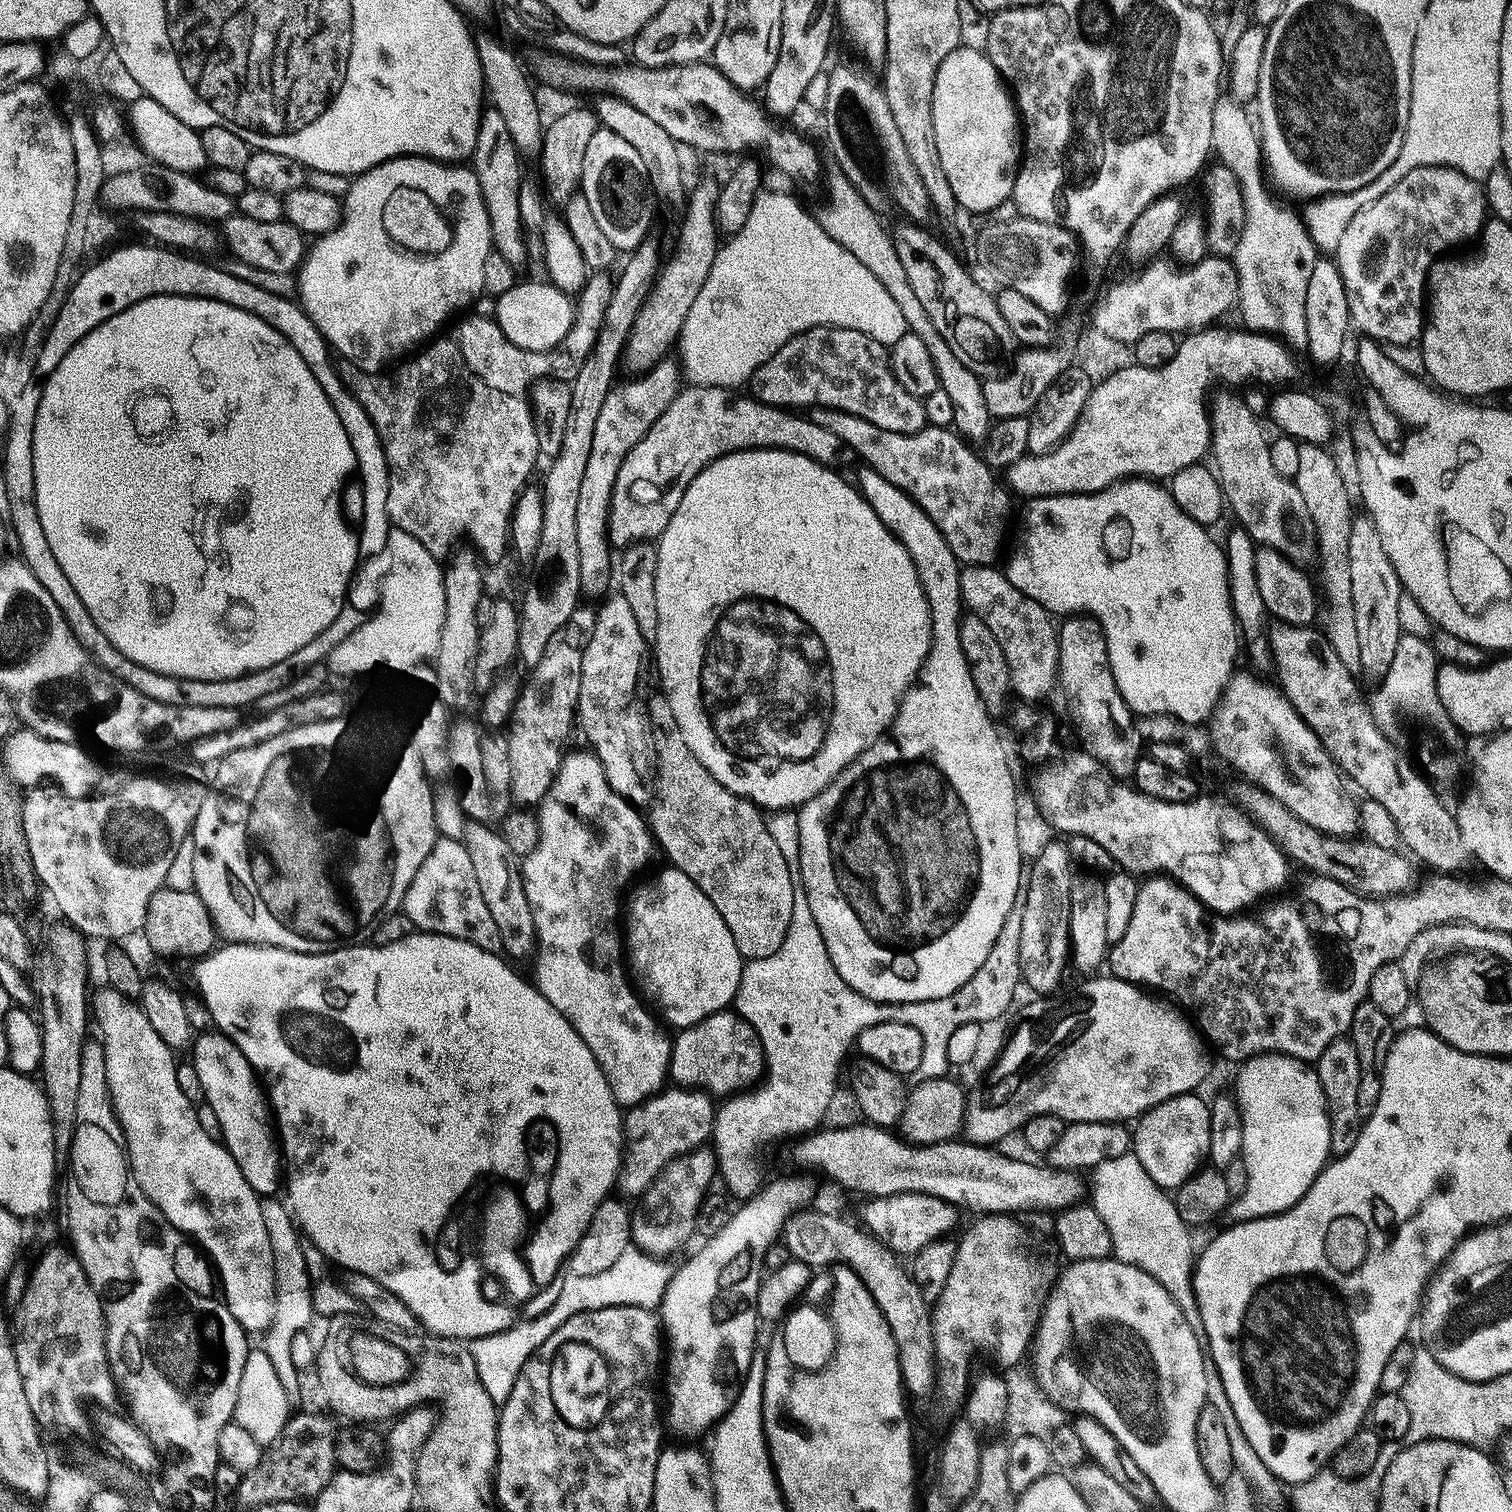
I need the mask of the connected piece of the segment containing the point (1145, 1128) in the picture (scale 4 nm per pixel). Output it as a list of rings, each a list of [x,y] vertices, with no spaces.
[[[1200,1094],[1162,1102],[1141,1116],[1134,1128],[1134,1153],[1160,1189],[1172,1194],[1205,1167],[1210,1154],[1209,1101]]]

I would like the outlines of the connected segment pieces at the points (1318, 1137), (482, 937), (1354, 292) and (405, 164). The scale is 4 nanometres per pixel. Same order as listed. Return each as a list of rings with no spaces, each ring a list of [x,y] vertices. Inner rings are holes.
[[[1256,1056],[1252,1060],[1243,1061],[1240,1077],[1236,1080],[1236,1092],[1234,1099],[1240,1106],[1240,1116],[1244,1119],[1244,1155],[1242,1159],[1249,1171],[1249,1181],[1247,1183],[1246,1194],[1242,1194],[1240,1200],[1228,1205],[1226,1213],[1227,1219],[1232,1224],[1245,1224],[1247,1220],[1261,1220],[1267,1216],[1281,1216],[1283,1212],[1288,1212],[1314,1186],[1314,1182],[1320,1176],[1321,1172],[1328,1167],[1330,1157],[1332,1156],[1332,1147],[1330,1146],[1330,1118],[1328,1117],[1328,1107],[1326,1098],[1322,1094],[1322,1082],[1318,1078],[1315,1067],[1309,1066],[1303,1060],[1295,1060],[1289,1056]]]
[[[437,839],[434,850],[418,870],[408,893],[404,896],[402,911],[410,918],[413,929],[433,936],[449,936],[465,940],[488,952],[496,952],[500,935],[490,909],[482,898],[482,889],[474,875],[468,848],[459,840]]]
[[[1419,168],[1418,170],[1414,170],[1414,174],[1406,174],[1406,178],[1402,178],[1402,182],[1398,182],[1398,186],[1394,186],[1394,190],[1390,190],[1390,194],[1382,194],[1382,198],[1378,198],[1378,202],[1374,202],[1374,206],[1362,210],[1362,214],[1358,214],[1358,218],[1354,218],[1354,222],[1350,222],[1350,226],[1342,238],[1342,246],[1338,253],[1338,265],[1342,278],[1345,280],[1346,294],[1349,295],[1350,314],[1352,315],[1353,325],[1357,329],[1360,327],[1367,339],[1377,341],[1384,346],[1393,344],[1396,350],[1407,349],[1404,347],[1407,344],[1414,343],[1415,340],[1417,343],[1424,335],[1426,289],[1428,287],[1428,274],[1432,271],[1432,265],[1436,263],[1438,258],[1451,253],[1448,252],[1451,248],[1460,248],[1463,244],[1470,243],[1469,245],[1471,245],[1473,242],[1479,241],[1480,235],[1484,232],[1484,225],[1488,223],[1489,219],[1488,199],[1484,197],[1483,187],[1477,181],[1466,178],[1458,170],[1454,170],[1453,168]]]
[[[397,158],[372,168],[363,176],[355,177],[352,181],[352,189],[349,190],[348,196],[342,200],[342,203],[344,218],[336,227],[336,231],[319,237],[309,247],[304,263],[300,266],[298,273],[300,297],[298,300],[305,314],[314,322],[316,329],[323,334],[325,340],[328,341],[329,349],[337,357],[344,356],[340,358],[349,364],[358,366],[364,372],[384,372],[391,365],[388,364],[391,360],[399,361],[401,358],[415,353],[421,345],[431,341],[434,334],[439,333],[445,327],[443,324],[455,312],[460,312],[463,308],[471,309],[485,295],[486,258],[490,258],[494,251],[490,214],[486,210],[486,202],[480,199],[480,183],[471,167],[449,166],[444,162],[423,158]]]

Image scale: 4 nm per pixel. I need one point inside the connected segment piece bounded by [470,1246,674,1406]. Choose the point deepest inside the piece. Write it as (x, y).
(637, 1281)

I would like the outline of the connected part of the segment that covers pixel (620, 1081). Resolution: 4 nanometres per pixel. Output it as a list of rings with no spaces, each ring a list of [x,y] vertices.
[[[586,750],[586,752],[576,752],[573,751],[571,754],[565,755],[564,758],[564,765],[562,766],[562,770],[558,774],[558,778],[554,782],[554,786],[550,790],[550,794],[547,796],[547,798],[544,800],[543,804],[539,805],[538,808],[538,817],[540,822],[540,830],[541,830],[541,838],[538,842],[537,848],[534,850],[533,853],[531,853],[528,856],[525,856],[522,860],[522,865],[524,865],[524,872],[522,871],[522,879],[524,882],[524,893],[526,894],[526,898],[528,899],[528,902],[530,904],[530,910],[533,914],[533,920],[534,920],[534,926],[536,927],[536,942],[538,945],[538,955],[535,957],[536,960],[536,977],[534,977],[534,983],[536,986],[536,989],[540,991],[548,999],[550,1002],[550,1006],[554,1006],[554,1010],[558,1010],[558,1014],[562,1014],[566,1019],[570,1022],[570,1026],[574,1026],[574,1030],[578,1030],[578,1034],[582,1038],[582,1042],[586,1042],[586,1046],[590,1046],[590,1050],[594,1054],[594,1058],[598,1062],[598,1066],[602,1070],[602,1074],[606,1074],[606,1082],[610,1082],[610,1090],[614,1094],[614,1098],[618,1101],[620,1104],[621,1109],[627,1110],[630,1108],[636,1108],[641,1104],[642,1102],[646,1102],[651,1098],[652,1096],[656,1095],[657,1092],[661,1091],[669,1083],[670,1080],[670,1048],[669,1045],[666,1043],[660,1044],[664,1040],[664,1036],[662,1033],[660,1033],[660,1028],[656,1024],[651,1024],[648,1020],[640,1020],[637,1022],[637,1024],[632,1024],[632,988],[633,985],[630,983],[630,976],[629,973],[626,971],[626,948],[625,945],[622,943],[622,936],[620,933],[620,936],[616,932],[608,932],[608,927],[611,926],[612,923],[615,922],[616,919],[621,919],[622,916],[622,900],[620,904],[620,895],[624,892],[624,887],[627,886],[628,883],[631,882],[632,879],[635,878],[636,875],[639,874],[640,871],[643,870],[644,867],[647,866],[648,863],[652,860],[652,851],[657,851],[658,845],[653,837],[652,830],[649,824],[649,821],[646,819],[645,813],[644,816],[639,807],[637,805],[632,804],[629,800],[623,800],[621,796],[617,792],[615,792],[614,789],[612,789],[612,786],[610,782],[608,781],[608,774],[606,770],[604,769],[604,766],[602,762],[600,761],[599,757],[597,757],[595,754],[593,754],[591,751]]]

